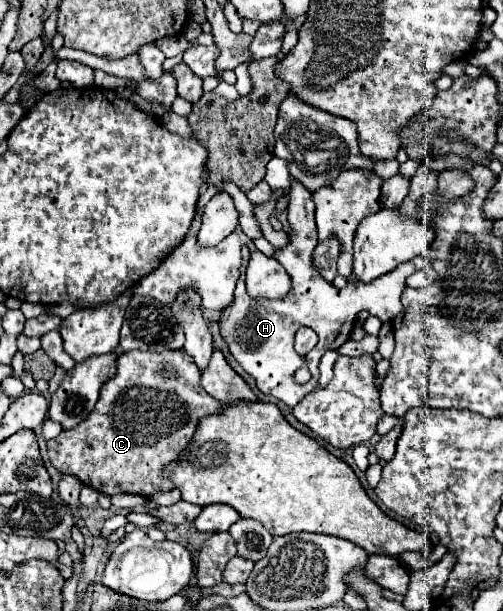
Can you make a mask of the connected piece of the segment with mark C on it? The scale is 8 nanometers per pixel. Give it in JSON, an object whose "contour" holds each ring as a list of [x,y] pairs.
{"contour":[[[183,349],[179,351],[127,351],[117,357],[117,373],[101,387],[101,397],[87,417],[87,421],[79,423],[71,431],[61,431],[59,437],[47,443],[49,461],[61,473],[69,473],[81,479],[83,485],[93,487],[105,495],[117,493],[139,493],[153,495],[157,491],[173,489],[171,481],[163,479],[161,469],[179,457],[179,451],[189,443],[193,431],[197,427],[199,417],[219,413],[223,405],[207,395],[207,391],[199,383],[201,371],[195,367],[191,355]]]}

